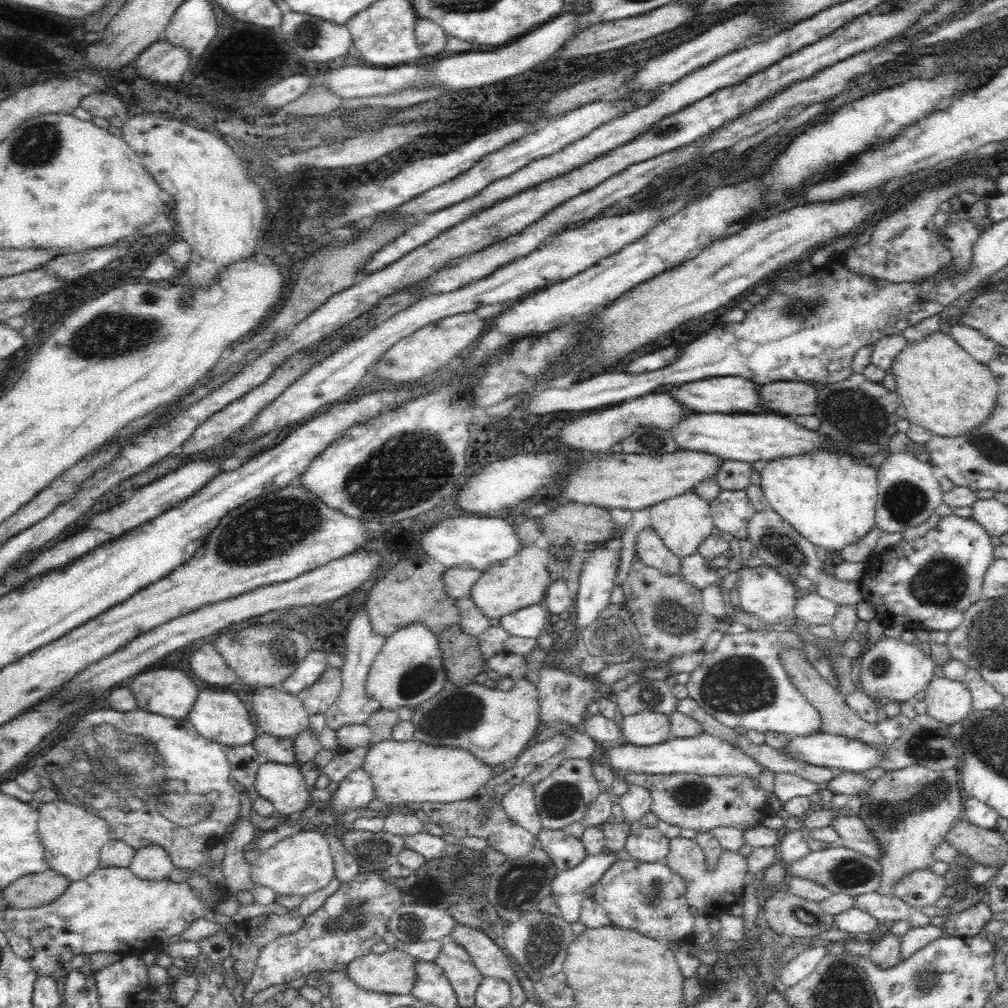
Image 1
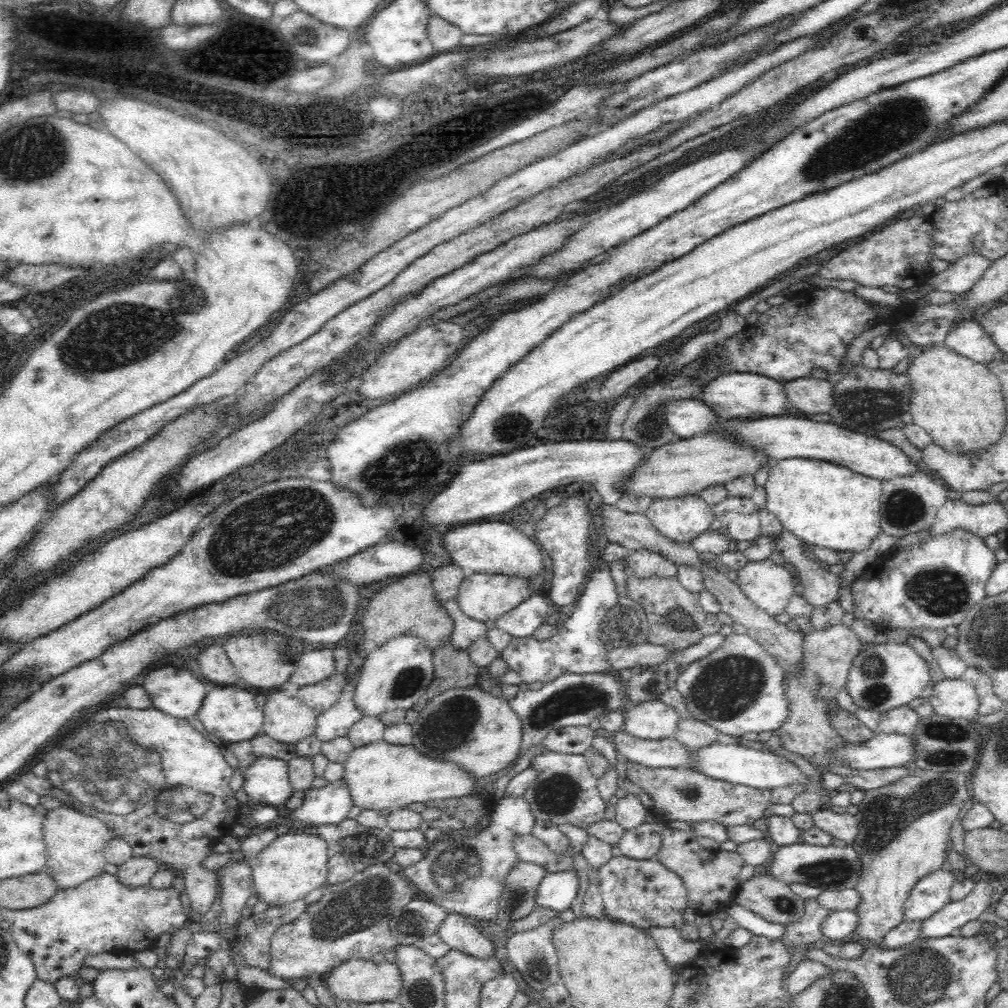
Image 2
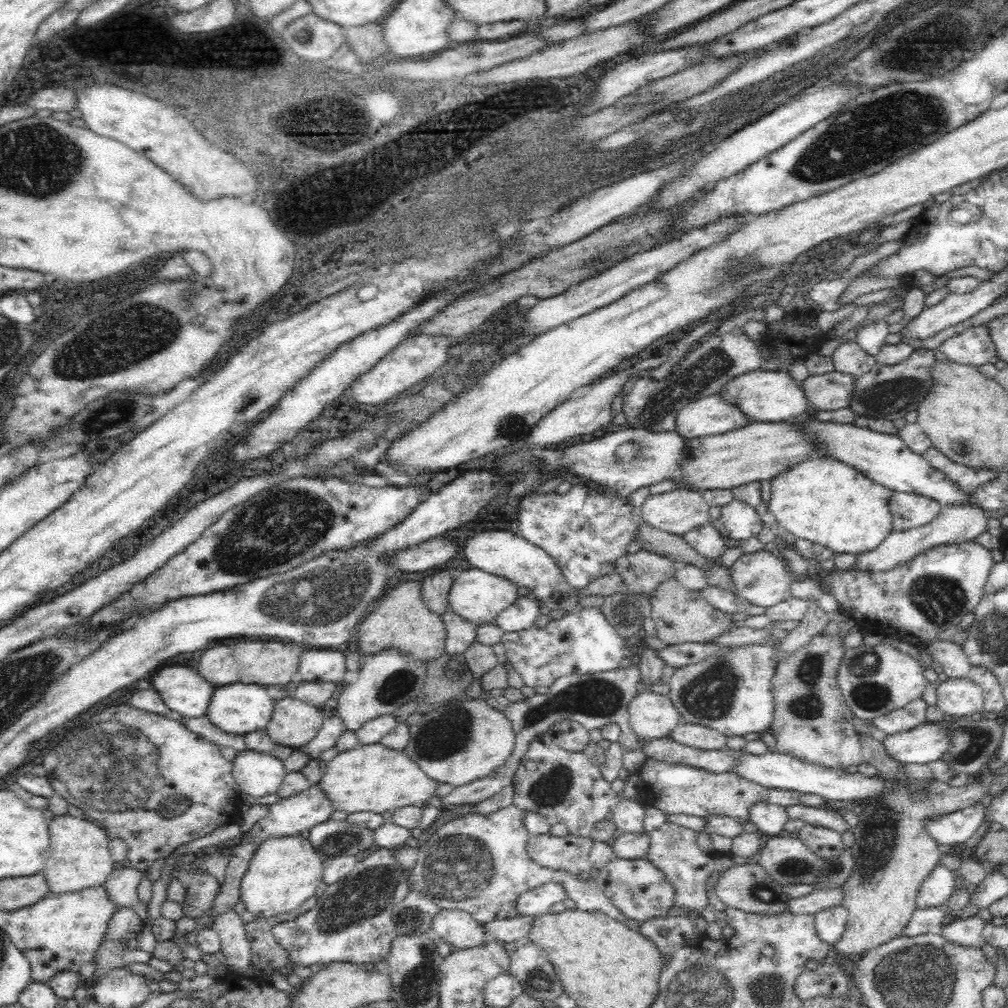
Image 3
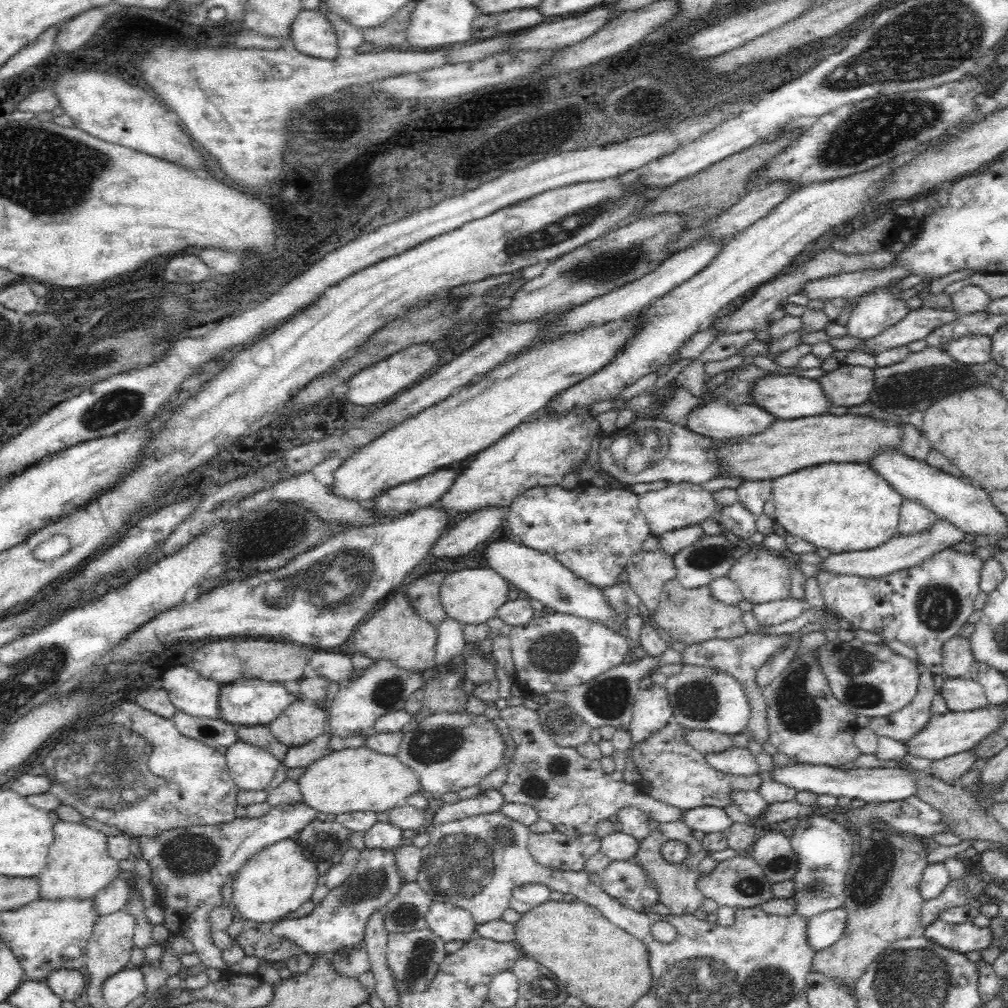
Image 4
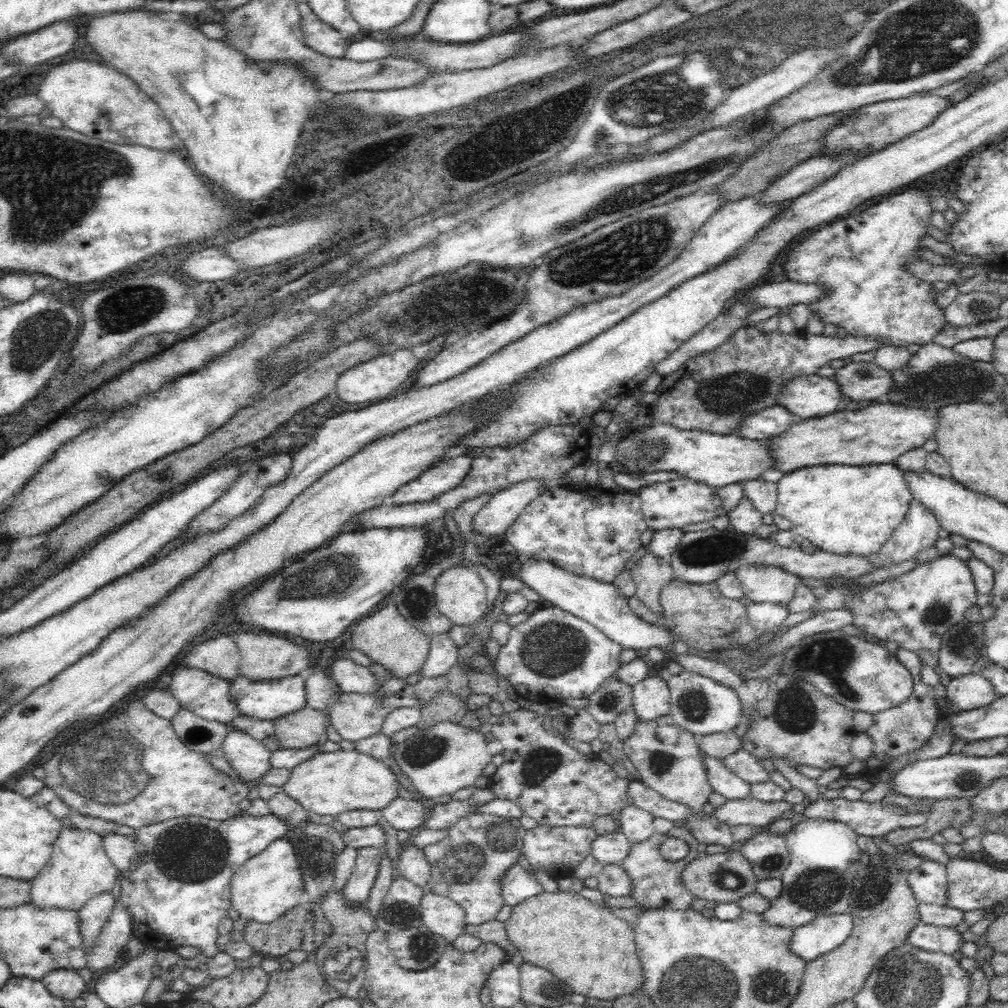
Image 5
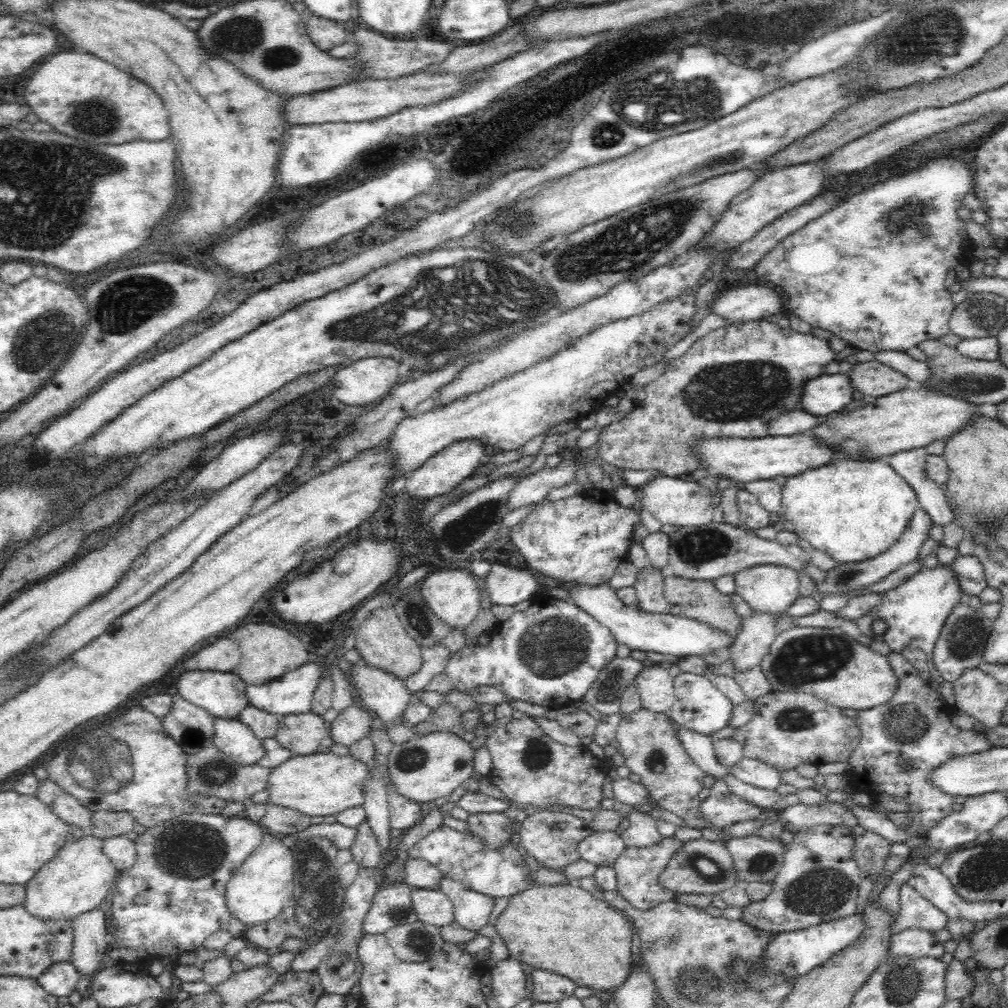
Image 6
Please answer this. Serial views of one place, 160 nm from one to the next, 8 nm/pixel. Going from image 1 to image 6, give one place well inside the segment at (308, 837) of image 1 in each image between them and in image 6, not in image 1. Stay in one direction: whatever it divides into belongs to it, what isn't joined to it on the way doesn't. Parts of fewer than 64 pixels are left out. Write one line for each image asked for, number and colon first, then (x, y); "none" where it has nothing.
2: (291, 866)
3: (284, 872)
4: (279, 879)
5: (262, 889)
6: (260, 888)

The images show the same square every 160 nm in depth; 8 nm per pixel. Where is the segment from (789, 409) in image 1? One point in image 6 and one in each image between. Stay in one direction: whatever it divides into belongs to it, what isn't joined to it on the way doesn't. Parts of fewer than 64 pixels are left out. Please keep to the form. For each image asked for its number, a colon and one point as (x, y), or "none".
2: (810, 395)
3: (832, 390)
4: (849, 385)
5: (864, 381)
6: (875, 379)

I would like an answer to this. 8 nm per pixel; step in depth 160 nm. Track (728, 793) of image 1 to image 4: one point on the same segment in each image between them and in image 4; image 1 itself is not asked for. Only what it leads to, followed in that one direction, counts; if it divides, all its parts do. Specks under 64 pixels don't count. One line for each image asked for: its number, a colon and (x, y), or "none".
2: (687, 795)
3: (674, 788)
4: (673, 772)

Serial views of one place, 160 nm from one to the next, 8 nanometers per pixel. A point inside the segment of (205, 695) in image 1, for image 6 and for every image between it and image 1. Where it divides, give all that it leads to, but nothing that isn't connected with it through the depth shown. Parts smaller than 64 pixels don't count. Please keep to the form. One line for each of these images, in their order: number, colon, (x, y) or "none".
2: (229, 714)
3: (239, 708)
4: (248, 702)
5: (265, 699)
6: (292, 693)

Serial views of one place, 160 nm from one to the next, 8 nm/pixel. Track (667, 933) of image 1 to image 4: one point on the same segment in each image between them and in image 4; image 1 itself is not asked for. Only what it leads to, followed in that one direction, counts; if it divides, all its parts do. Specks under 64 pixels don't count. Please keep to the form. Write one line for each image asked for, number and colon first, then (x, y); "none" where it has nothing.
2: (644, 893)
3: (636, 887)
4: (625, 881)

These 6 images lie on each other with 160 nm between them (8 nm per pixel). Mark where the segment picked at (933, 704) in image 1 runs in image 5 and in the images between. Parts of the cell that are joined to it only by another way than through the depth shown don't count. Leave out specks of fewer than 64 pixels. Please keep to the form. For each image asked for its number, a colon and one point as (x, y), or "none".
2: (954, 698)
3: (958, 696)
4: (961, 694)
5: (971, 691)

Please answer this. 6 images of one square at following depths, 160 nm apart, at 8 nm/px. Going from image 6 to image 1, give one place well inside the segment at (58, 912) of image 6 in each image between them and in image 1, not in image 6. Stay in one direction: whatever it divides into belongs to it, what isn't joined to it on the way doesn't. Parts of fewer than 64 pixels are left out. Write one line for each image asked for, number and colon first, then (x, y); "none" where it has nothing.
1: (72, 837)
2: (74, 842)
3: (79, 859)
4: (79, 865)
5: (79, 869)

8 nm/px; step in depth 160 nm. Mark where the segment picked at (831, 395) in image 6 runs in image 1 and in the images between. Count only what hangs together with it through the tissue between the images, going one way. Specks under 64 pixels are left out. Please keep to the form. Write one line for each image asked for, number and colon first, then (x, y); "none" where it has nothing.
1: (732, 394)
2: (739, 395)
3: (765, 396)
4: (790, 396)
5: (811, 396)

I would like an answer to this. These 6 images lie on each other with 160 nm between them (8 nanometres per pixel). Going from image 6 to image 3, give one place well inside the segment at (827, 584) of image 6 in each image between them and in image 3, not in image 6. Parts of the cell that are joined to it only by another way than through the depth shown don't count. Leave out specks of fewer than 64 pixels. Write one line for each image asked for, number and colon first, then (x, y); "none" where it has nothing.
3: (908, 510)
4: (915, 518)
5: (920, 529)

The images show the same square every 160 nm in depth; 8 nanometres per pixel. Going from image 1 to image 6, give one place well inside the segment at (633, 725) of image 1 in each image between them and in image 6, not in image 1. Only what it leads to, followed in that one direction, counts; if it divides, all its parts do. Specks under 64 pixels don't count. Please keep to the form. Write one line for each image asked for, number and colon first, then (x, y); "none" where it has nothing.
2: (653, 719)
3: (651, 716)
4: (651, 710)
5: (651, 696)
6: (655, 685)

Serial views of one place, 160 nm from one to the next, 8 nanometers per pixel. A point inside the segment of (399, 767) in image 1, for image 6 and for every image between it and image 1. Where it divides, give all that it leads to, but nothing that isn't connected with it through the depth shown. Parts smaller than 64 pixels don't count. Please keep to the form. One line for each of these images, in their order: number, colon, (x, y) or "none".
2: (380, 776)
3: (373, 778)
4: (351, 779)
5: (329, 783)
6: (318, 784)

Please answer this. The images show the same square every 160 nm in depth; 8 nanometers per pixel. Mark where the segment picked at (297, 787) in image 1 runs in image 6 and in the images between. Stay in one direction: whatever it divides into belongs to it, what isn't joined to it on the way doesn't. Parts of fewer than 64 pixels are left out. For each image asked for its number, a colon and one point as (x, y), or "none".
2: (265, 780)
3: (257, 773)
4: (252, 767)
5: (248, 757)
6: (231, 736)

